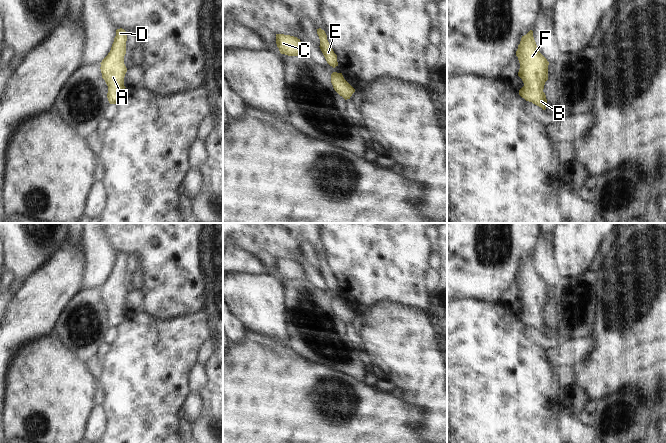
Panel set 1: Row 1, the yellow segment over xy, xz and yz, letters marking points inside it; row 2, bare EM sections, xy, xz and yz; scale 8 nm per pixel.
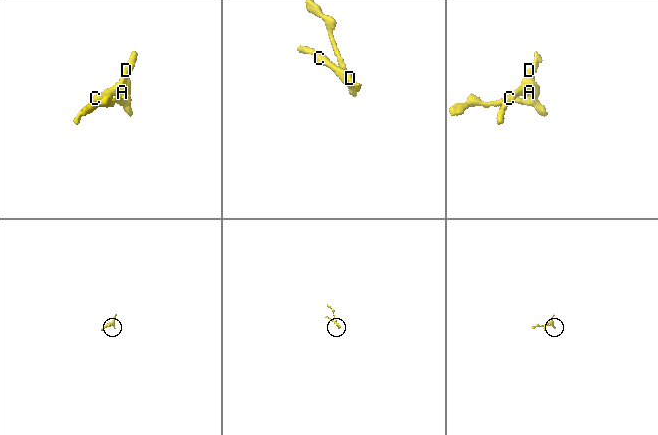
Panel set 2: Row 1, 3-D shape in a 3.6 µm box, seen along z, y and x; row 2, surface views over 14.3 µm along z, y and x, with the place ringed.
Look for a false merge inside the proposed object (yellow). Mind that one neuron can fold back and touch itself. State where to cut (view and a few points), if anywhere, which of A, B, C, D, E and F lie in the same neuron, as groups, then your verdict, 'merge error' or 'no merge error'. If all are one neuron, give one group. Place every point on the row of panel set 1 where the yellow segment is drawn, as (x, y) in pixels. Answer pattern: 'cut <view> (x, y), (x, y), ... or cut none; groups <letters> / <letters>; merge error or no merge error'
cut none; groups A B C D E F; no merge error

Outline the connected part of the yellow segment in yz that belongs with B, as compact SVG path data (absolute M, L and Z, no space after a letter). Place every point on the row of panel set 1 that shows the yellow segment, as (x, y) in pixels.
M532 30L522 36L516 56L520 63L518 76L524 83L519 95L545 110L547 99L543 89L548 80L549 62L538 50Z

